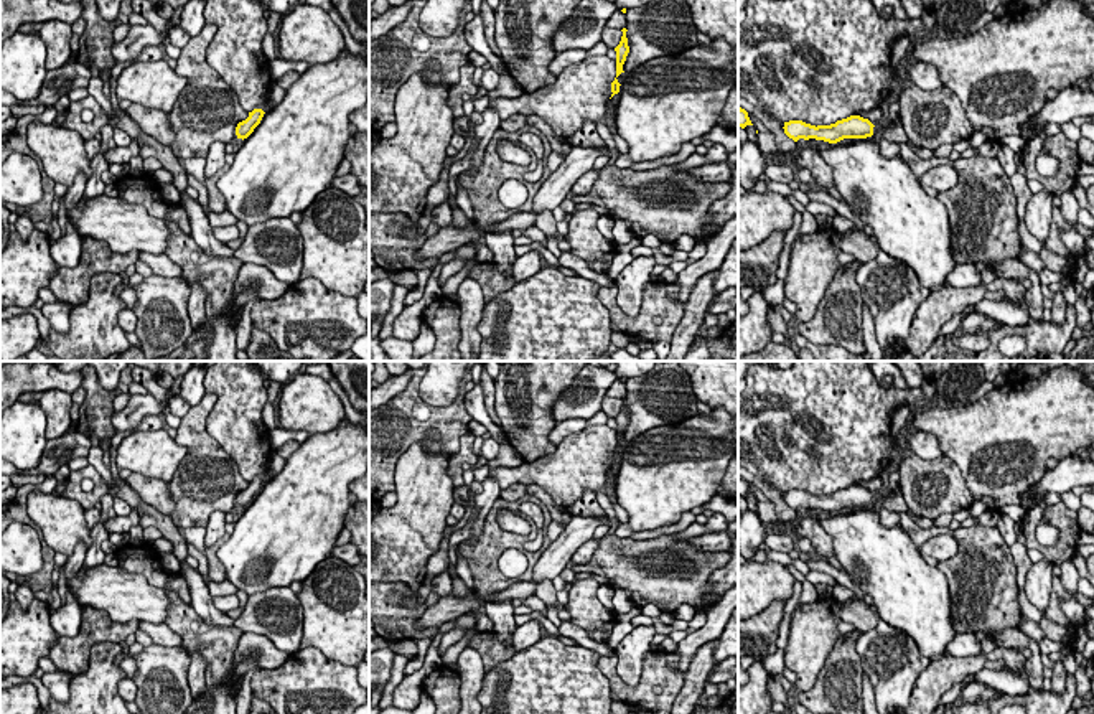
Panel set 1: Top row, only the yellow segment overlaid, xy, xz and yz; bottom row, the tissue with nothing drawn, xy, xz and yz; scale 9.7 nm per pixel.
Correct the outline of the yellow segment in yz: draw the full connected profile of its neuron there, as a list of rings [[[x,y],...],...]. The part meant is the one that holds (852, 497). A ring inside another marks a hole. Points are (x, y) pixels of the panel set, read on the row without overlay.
[[[850,485],[847,488],[837,490],[835,493],[817,496],[802,490],[789,490],[784,491],[783,498],[784,503],[794,511],[797,511],[799,508],[816,508],[829,513],[837,513],[844,508],[878,508],[890,493],[890,488],[883,488],[880,493],[873,495],[868,488]]]

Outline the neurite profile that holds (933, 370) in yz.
[[[918,361],[923,373],[924,379],[929,383],[937,381],[954,361]]]

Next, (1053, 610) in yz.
[[[1053,575],[1053,589],[1051,589],[1051,595],[1050,595],[1050,602],[1045,608],[1045,615],[1046,618],[1056,622],[1058,625],[1063,625],[1063,627],[1069,627],[1071,622],[1068,620],[1068,617],[1063,613],[1061,607],[1059,607],[1059,600],[1069,600],[1073,595],[1068,594],[1064,589],[1063,589],[1063,584],[1061,584],[1061,579]]]

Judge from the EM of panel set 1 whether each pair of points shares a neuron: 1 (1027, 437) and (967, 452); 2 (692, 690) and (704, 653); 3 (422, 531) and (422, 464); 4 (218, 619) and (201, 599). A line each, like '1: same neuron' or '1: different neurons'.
1: same neuron
2: same neuron
3: same neuron
4: same neuron

